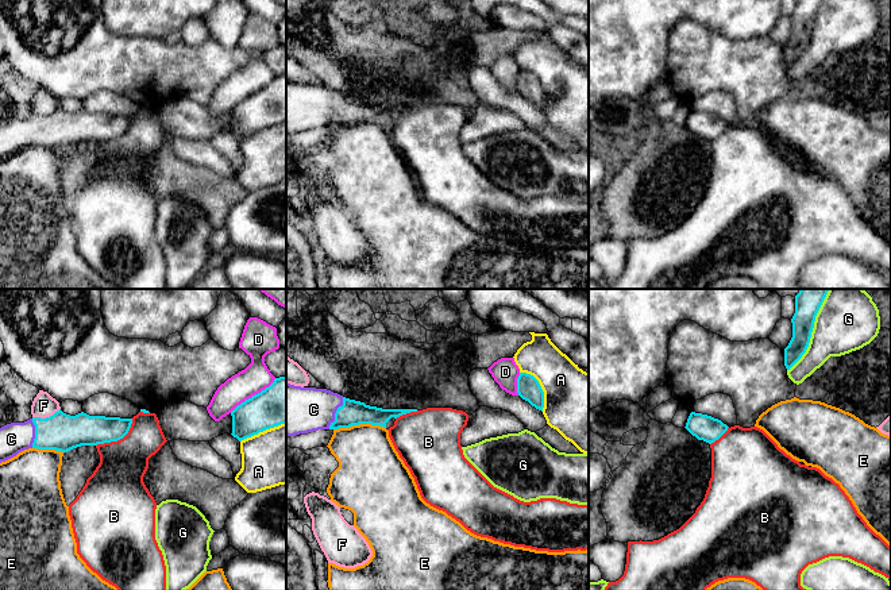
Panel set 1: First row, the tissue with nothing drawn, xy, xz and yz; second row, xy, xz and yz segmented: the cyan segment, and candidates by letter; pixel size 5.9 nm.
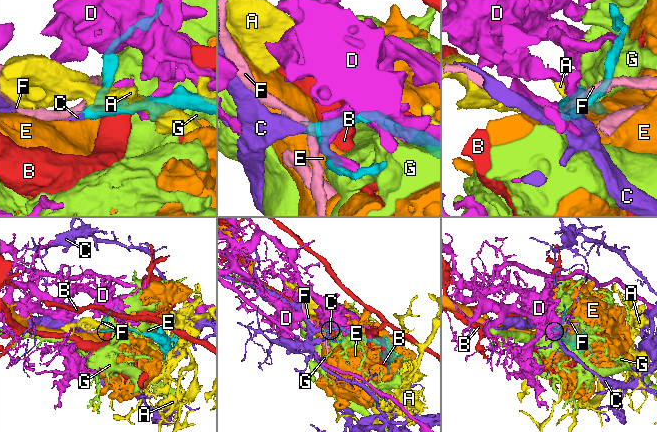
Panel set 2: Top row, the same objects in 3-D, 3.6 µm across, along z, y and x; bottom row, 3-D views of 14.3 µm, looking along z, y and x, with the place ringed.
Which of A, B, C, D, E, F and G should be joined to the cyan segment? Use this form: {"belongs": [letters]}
{"belongs": ["C"]}

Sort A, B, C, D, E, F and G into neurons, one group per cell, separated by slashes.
A / B / C / D / E / F / G

